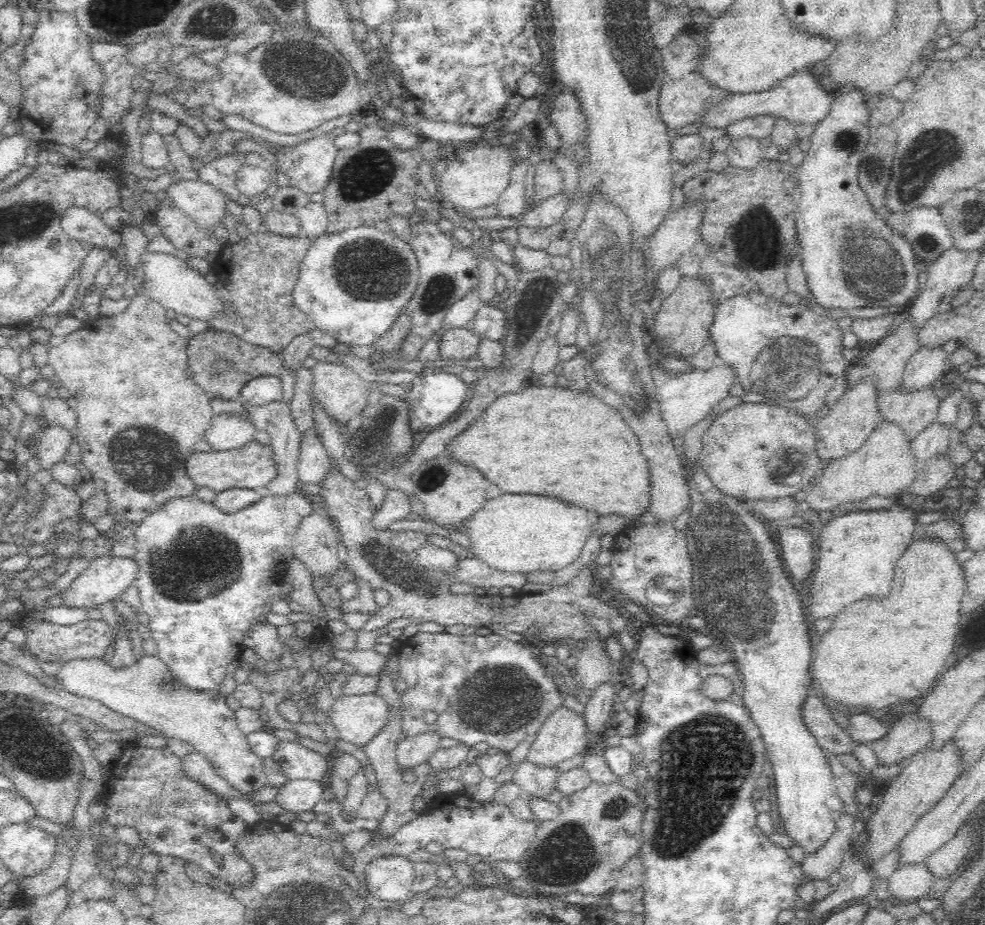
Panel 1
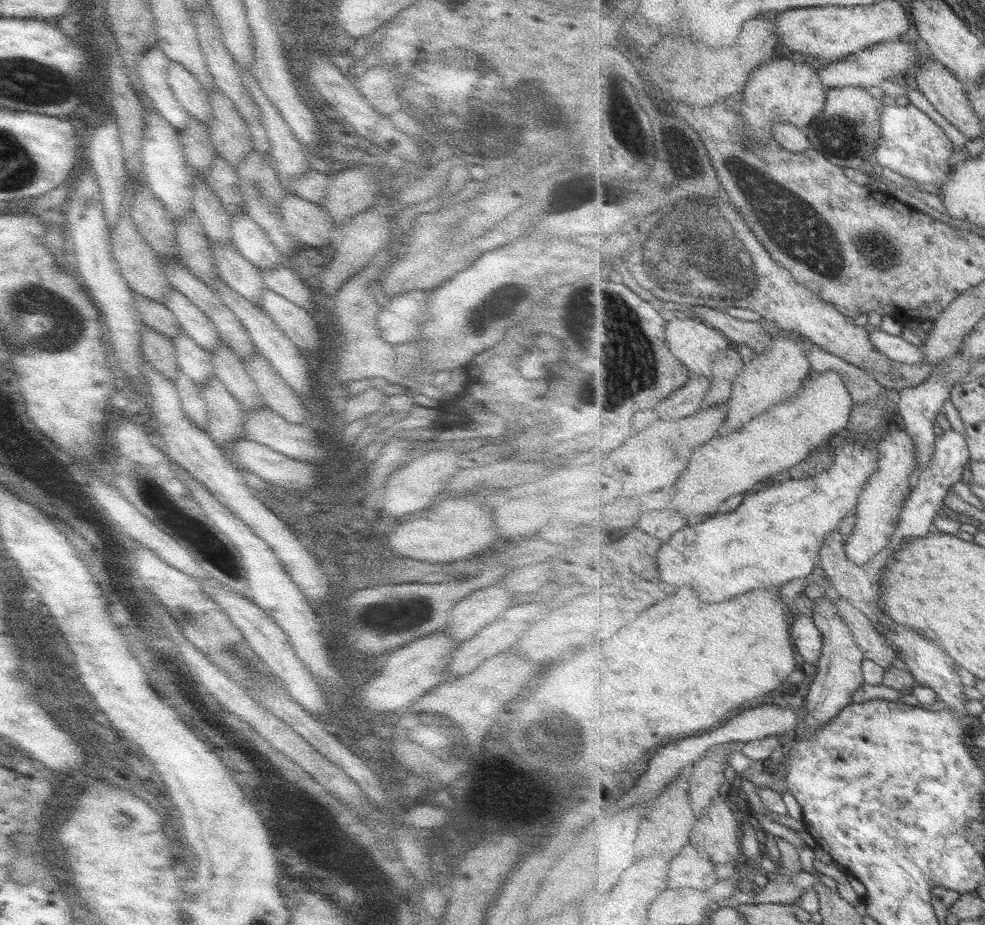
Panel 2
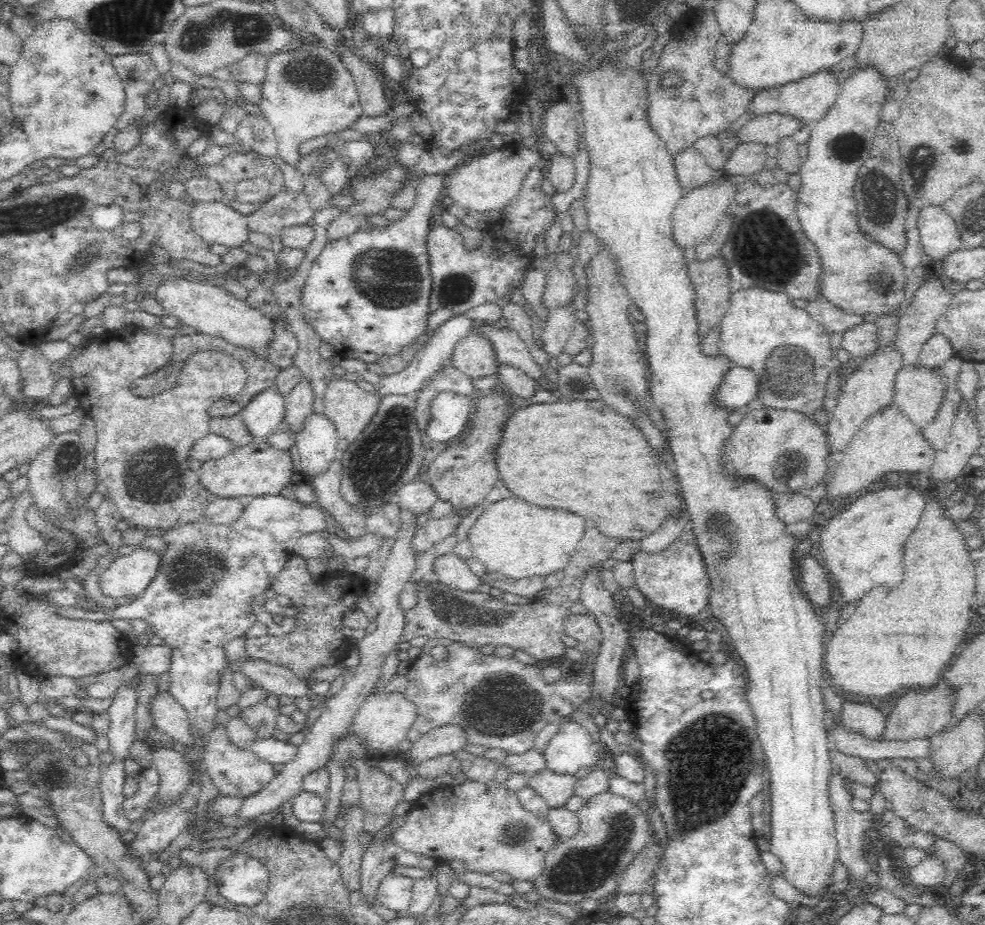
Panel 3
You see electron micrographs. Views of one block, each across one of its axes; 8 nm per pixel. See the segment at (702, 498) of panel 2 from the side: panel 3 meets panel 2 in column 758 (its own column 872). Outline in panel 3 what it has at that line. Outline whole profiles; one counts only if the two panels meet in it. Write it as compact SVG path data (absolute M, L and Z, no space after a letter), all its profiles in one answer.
M893 404L888 405L884 412L868 418L843 452L843 459L833 468L831 479L826 485L824 504L842 500L844 496L867 492L868 486L876 484L874 480L880 480L888 472L924 476L935 453L922 436L921 429L912 426L909 418Z

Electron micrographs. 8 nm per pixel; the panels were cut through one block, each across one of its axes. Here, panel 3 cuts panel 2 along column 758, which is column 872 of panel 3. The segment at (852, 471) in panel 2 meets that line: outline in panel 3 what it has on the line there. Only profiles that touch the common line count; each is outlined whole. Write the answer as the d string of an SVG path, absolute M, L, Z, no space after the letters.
M920 486L864 492L844 512L840 510L830 522L824 522L818 555L831 583L833 608L840 602L850 604L860 600L872 588L894 588L900 584L906 540L919 524L927 501Z

